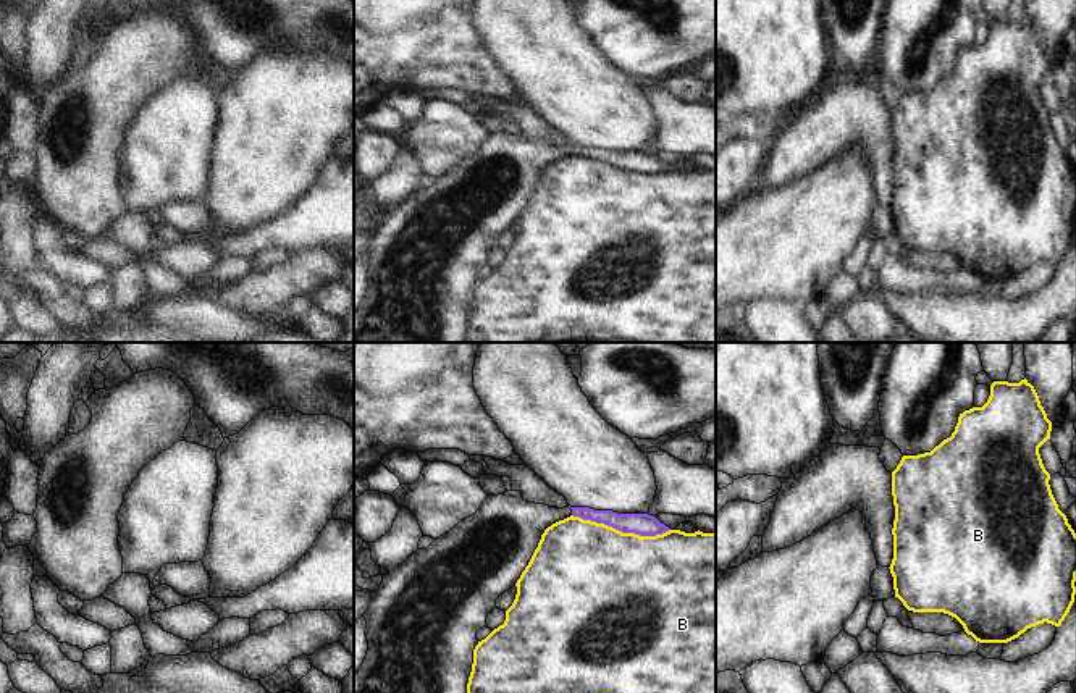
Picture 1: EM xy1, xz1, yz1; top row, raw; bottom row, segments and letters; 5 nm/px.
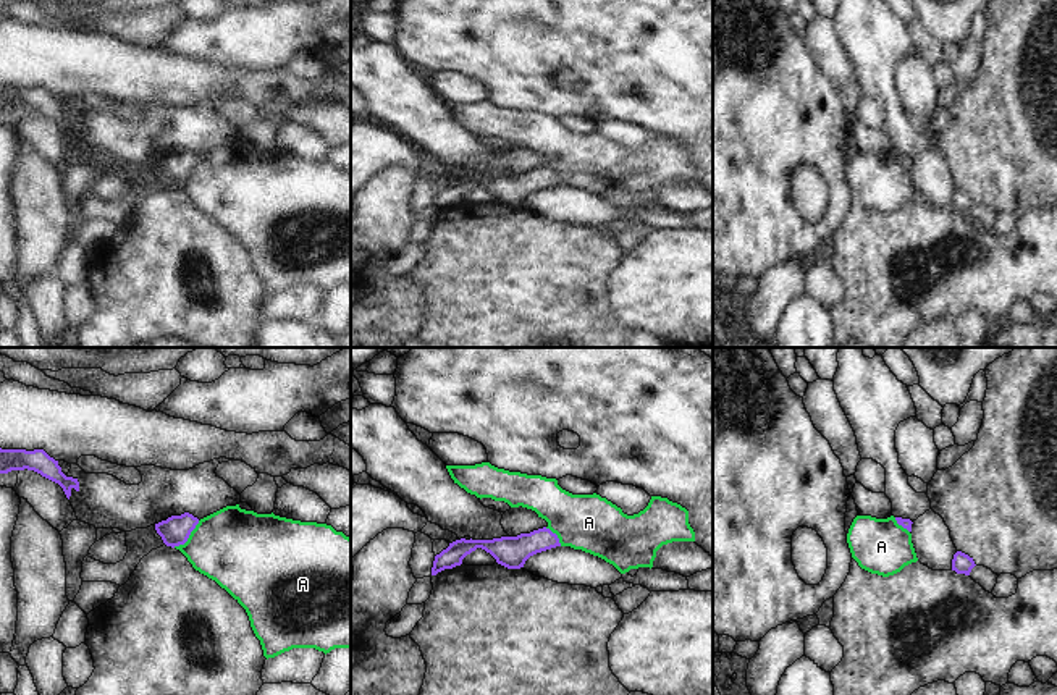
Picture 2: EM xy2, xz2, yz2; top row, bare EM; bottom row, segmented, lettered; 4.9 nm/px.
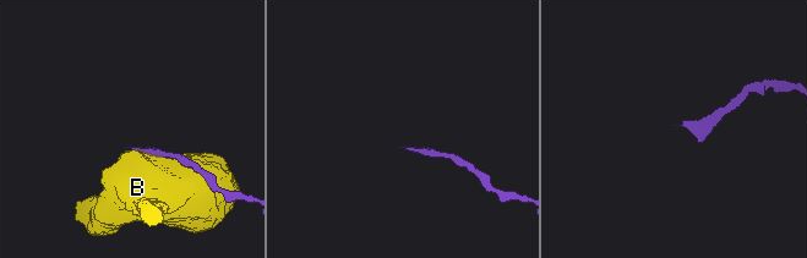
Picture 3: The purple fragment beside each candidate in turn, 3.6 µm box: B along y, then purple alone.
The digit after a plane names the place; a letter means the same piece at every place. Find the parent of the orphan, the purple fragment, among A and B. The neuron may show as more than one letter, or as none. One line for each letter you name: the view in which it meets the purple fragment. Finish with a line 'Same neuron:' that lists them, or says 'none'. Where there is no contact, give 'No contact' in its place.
Same neuron: none

